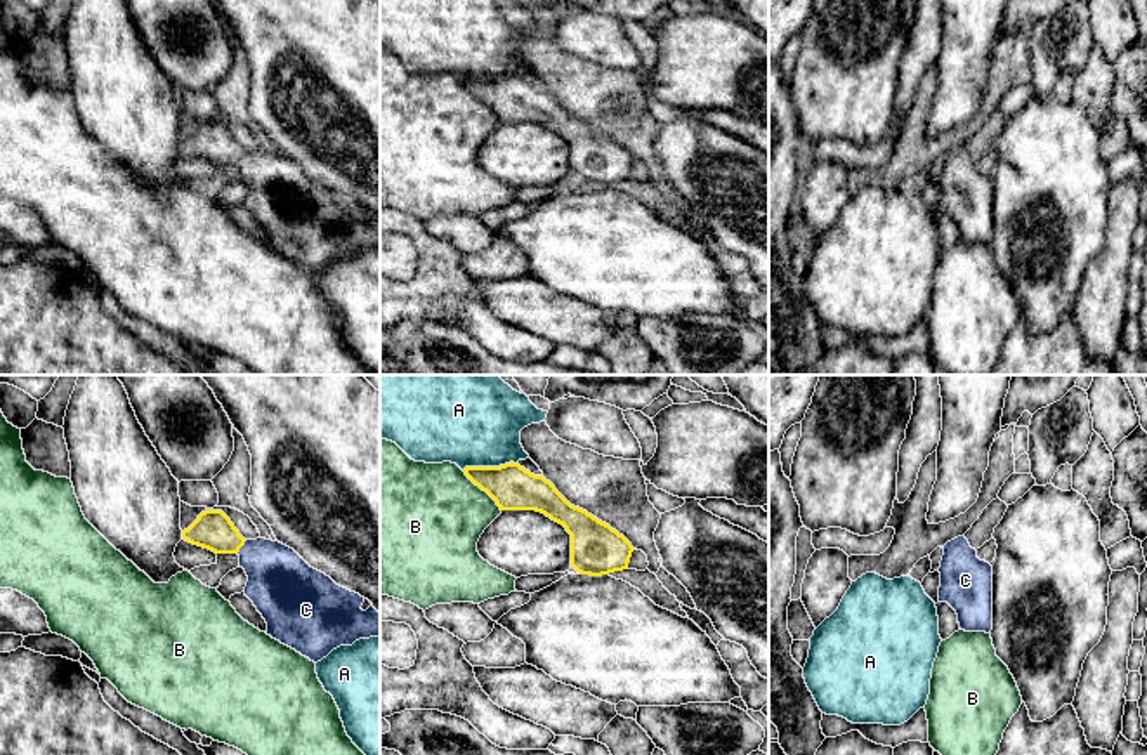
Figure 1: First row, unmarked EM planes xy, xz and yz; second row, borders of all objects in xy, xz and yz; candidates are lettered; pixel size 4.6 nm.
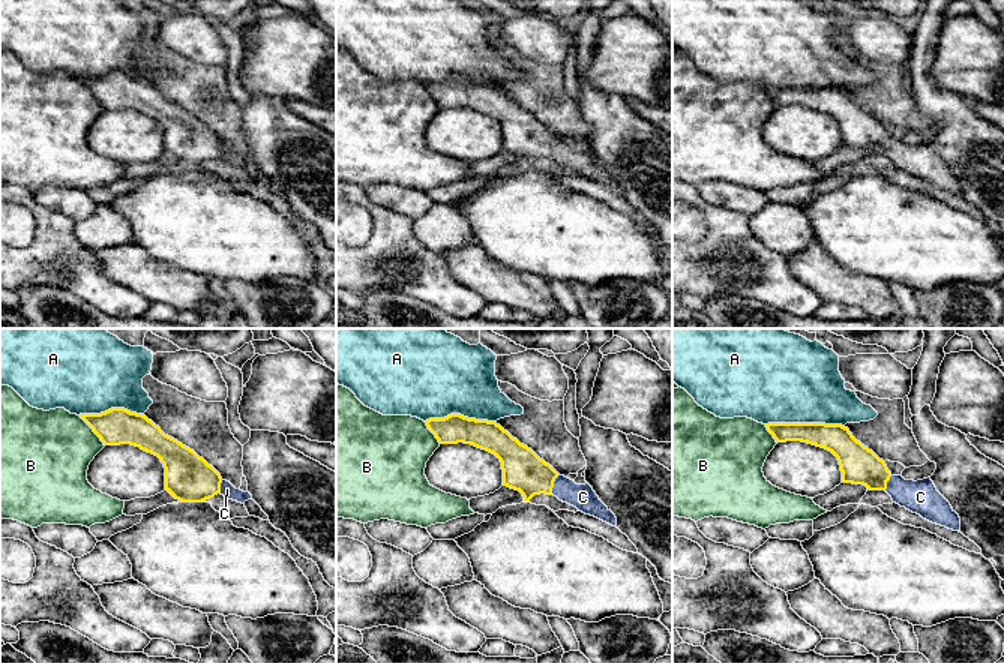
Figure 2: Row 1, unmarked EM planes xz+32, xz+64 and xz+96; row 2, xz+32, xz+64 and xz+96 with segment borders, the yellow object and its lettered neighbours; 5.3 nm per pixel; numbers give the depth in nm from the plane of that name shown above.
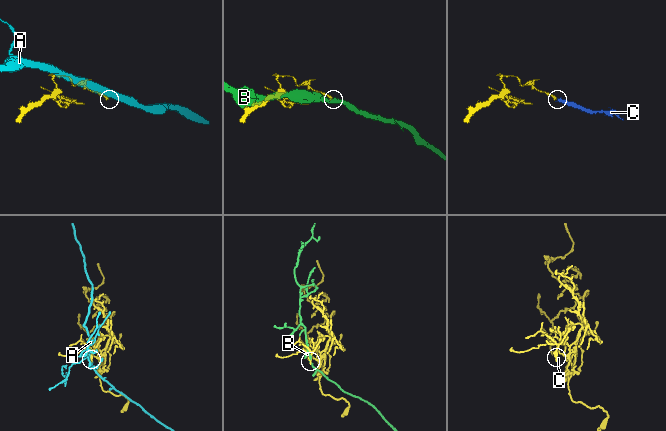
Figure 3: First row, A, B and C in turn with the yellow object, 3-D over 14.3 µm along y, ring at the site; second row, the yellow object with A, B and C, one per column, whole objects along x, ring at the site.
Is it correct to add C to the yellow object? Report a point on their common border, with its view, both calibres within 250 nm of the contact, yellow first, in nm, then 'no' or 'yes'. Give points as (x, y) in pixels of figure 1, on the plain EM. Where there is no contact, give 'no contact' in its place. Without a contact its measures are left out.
xy (242, 157) | 180/300 nm | yes

